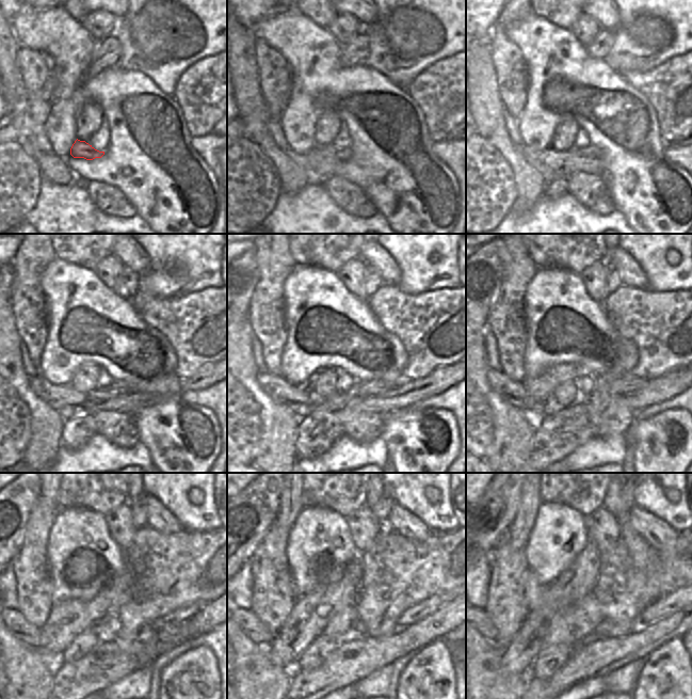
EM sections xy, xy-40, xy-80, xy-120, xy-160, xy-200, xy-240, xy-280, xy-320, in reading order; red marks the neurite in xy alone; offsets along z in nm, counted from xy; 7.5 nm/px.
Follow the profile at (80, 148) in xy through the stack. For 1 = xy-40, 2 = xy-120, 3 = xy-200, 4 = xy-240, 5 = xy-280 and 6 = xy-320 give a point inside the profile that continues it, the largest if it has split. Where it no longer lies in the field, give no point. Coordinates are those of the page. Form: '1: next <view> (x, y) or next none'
1: next xy-40 (344, 154)
2: next xy-120 (119, 387)
3: next xy-200 (624, 385)
4: next xy-240 (182, 614)
5: next xy-280 (418, 612)
6: next xy-320 (677, 600)

